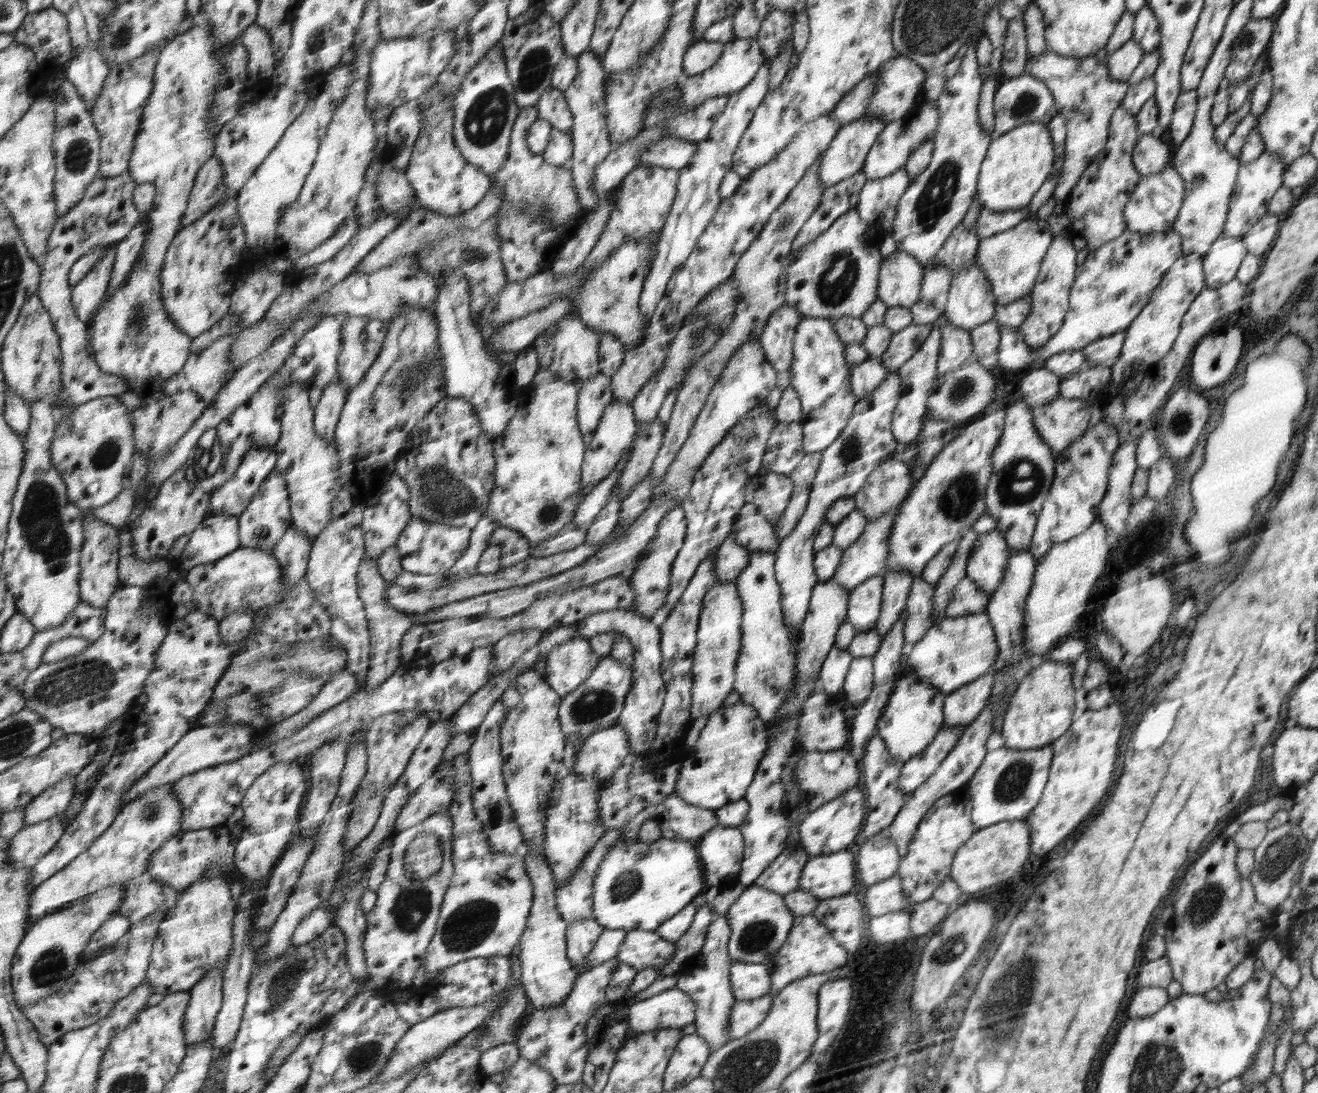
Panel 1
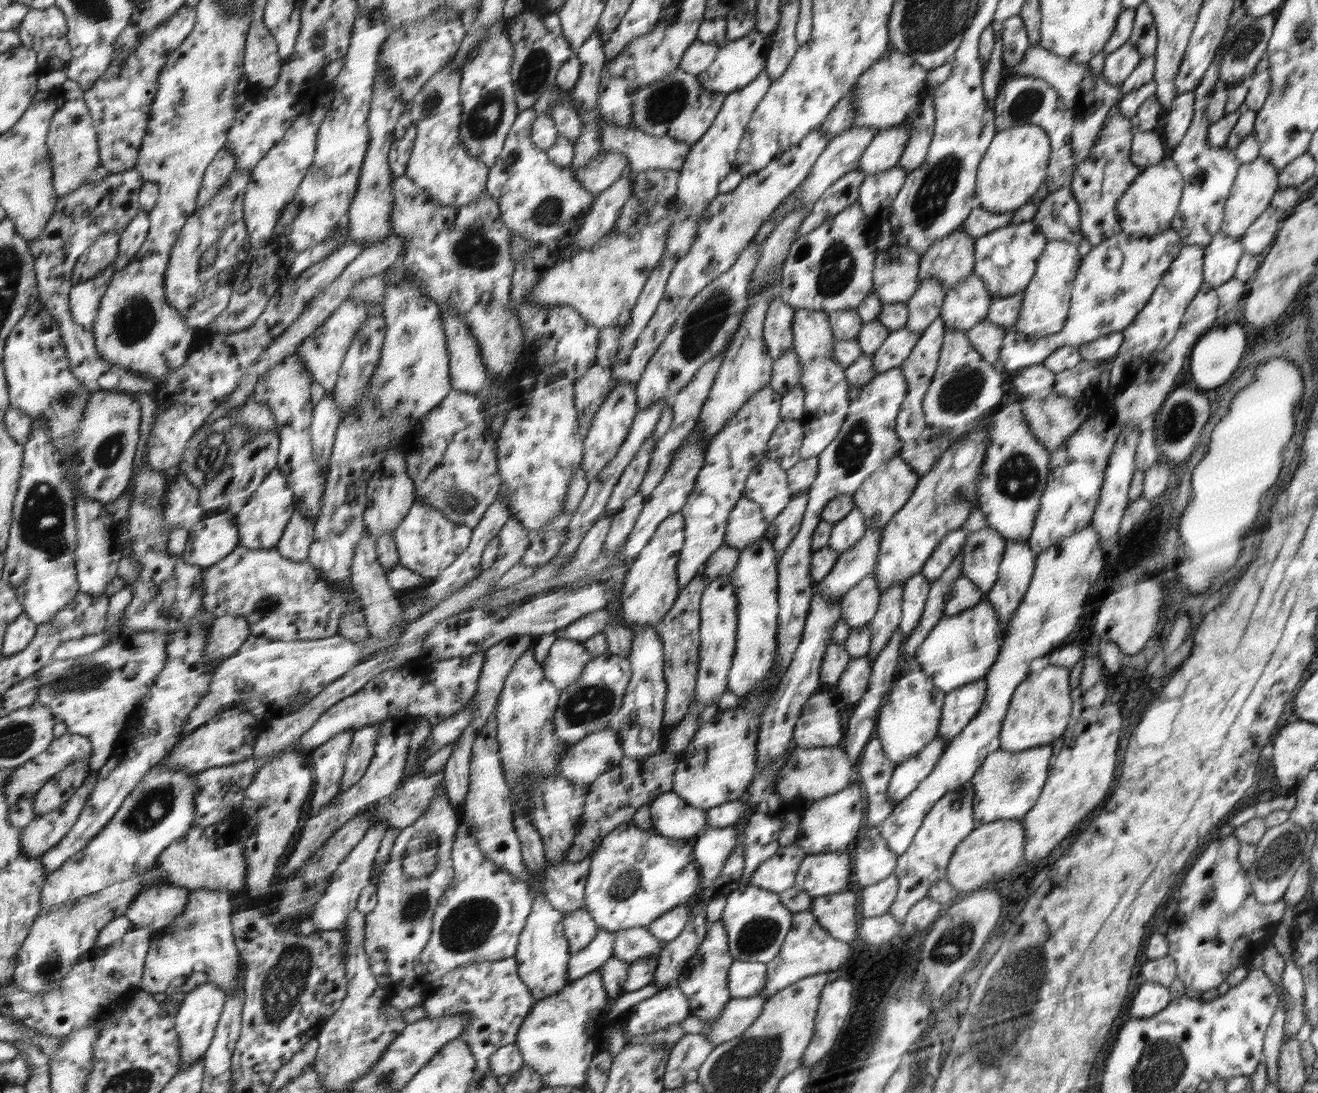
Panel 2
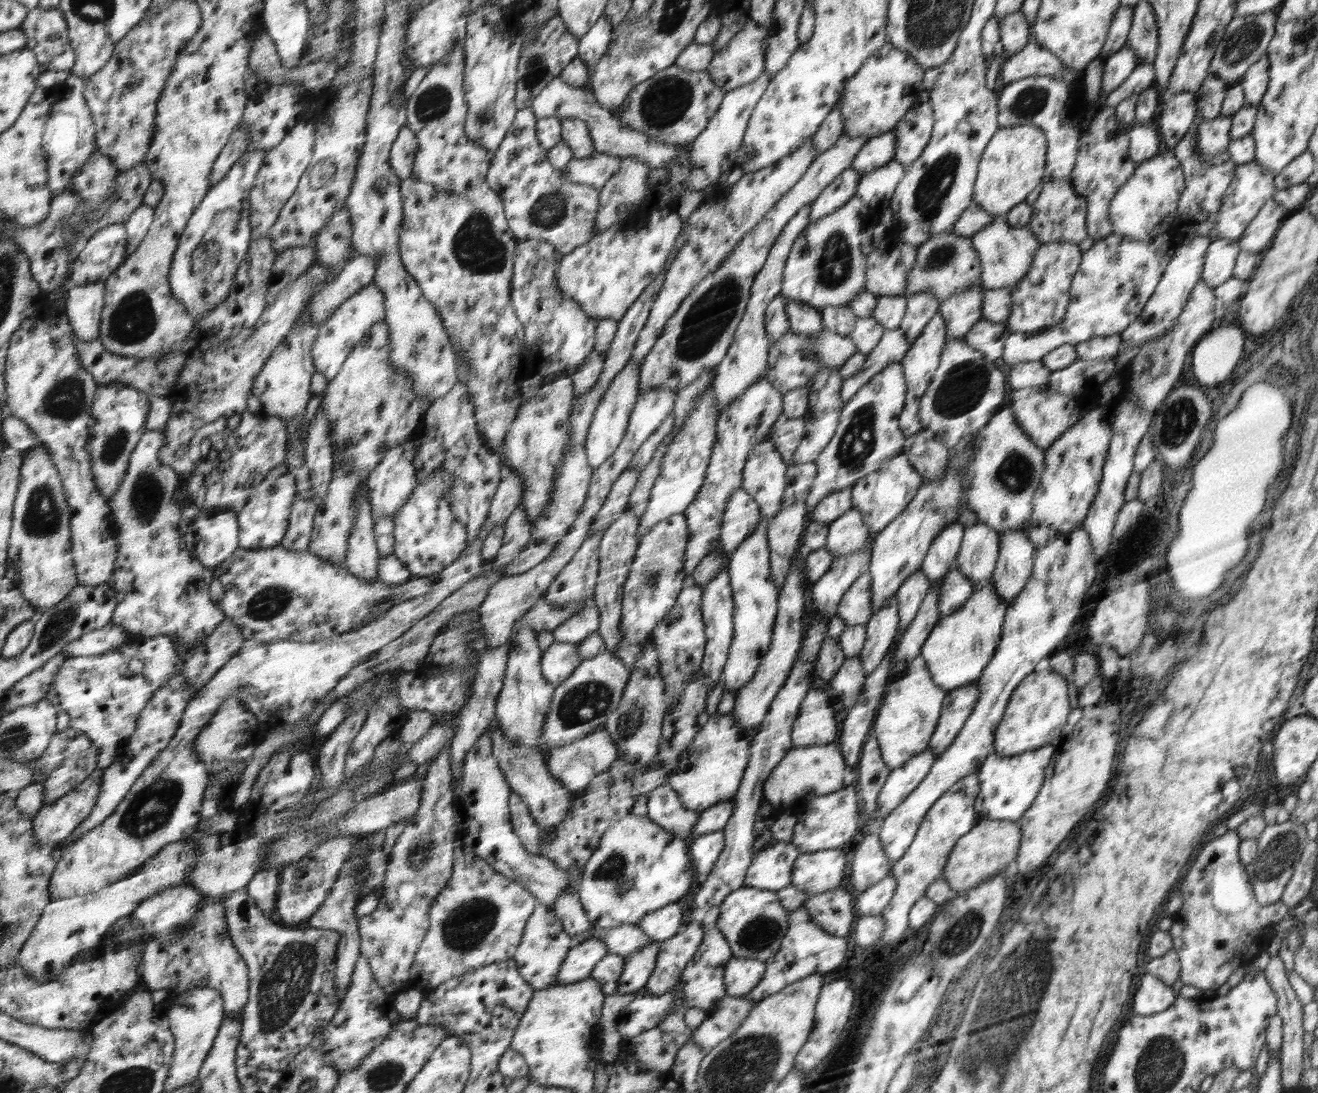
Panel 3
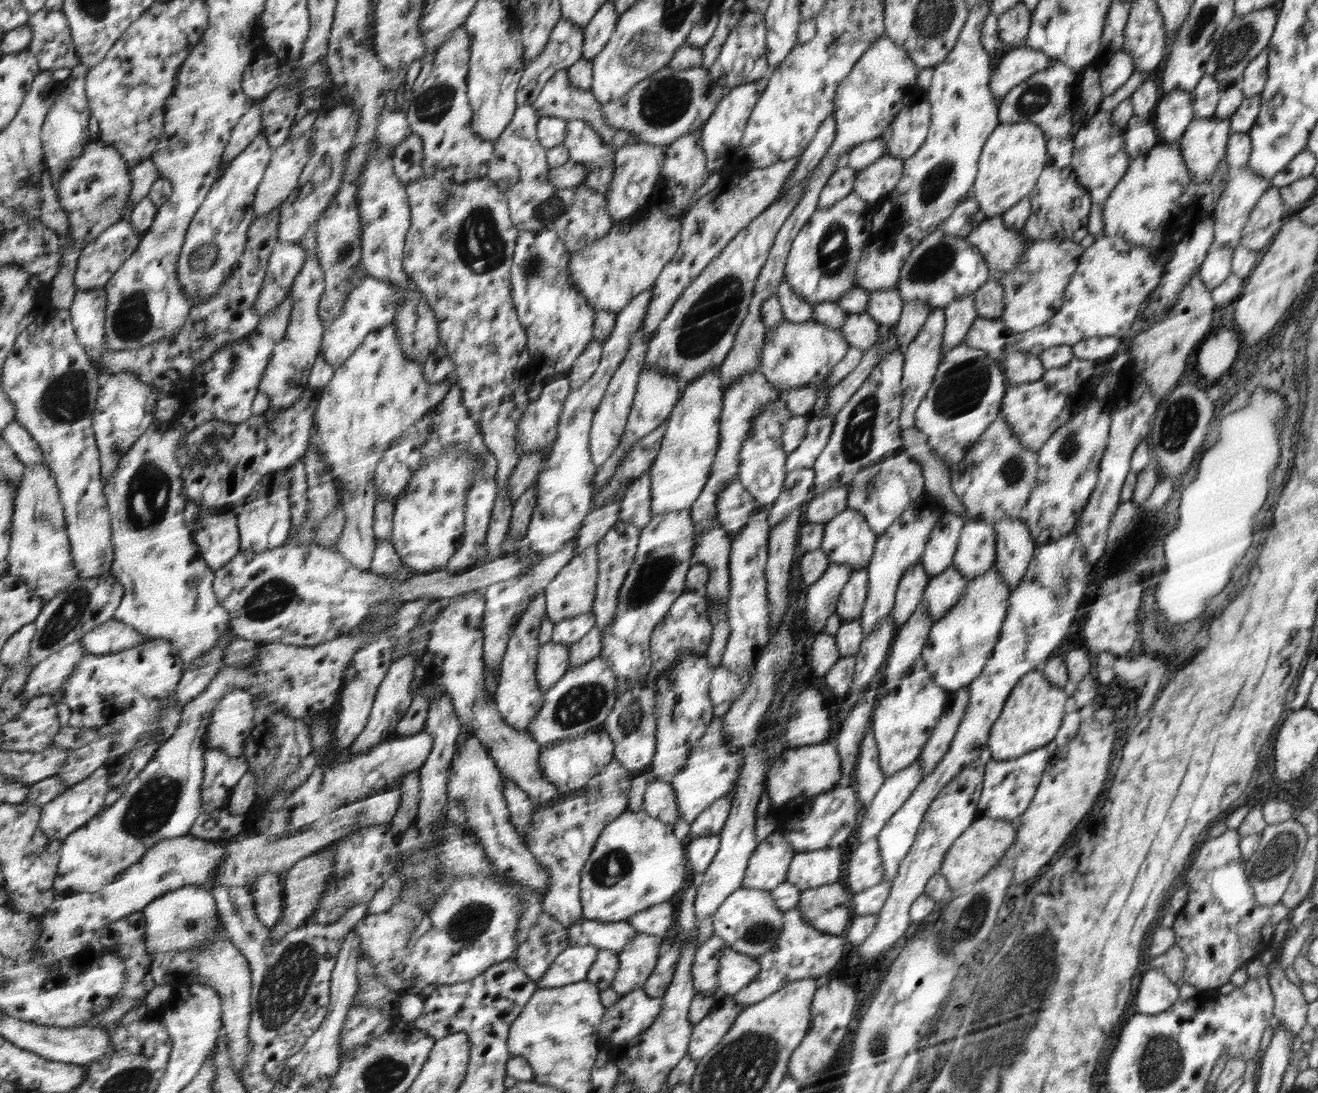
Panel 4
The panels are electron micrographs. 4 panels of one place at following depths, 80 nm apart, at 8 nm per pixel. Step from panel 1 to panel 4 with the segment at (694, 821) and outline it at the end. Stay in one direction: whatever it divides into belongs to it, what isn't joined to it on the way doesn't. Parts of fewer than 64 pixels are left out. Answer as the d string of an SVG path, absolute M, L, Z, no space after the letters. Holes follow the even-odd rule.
M654 780L648 784L643 809L652 818L658 818L660 822L668 823L670 826L677 826L684 821L677 809L676 793L668 782Z

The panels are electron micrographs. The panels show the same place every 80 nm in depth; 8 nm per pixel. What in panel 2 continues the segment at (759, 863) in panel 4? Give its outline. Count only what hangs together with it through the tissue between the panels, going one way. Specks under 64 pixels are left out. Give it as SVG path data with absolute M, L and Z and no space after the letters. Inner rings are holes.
M798 845L781 847L775 856L763 862L751 876L750 885L777 893L784 893L795 886L795 877L806 854Z

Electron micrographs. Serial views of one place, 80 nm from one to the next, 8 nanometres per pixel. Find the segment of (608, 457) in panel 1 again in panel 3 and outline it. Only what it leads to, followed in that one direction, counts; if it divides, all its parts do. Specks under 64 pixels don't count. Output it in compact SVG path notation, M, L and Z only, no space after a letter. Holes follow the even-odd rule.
M630 360L622 372L611 382L607 392L603 394L599 408L595 410L594 420L588 430L585 449L590 465L598 468L618 447L624 439L630 415L637 403L639 392L640 364L633 364Z

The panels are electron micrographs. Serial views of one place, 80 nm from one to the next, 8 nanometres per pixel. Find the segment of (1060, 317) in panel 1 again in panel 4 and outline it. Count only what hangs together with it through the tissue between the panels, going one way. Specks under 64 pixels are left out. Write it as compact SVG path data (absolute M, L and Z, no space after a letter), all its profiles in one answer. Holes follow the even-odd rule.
M1068 239L1031 241L1015 269L999 282L1005 295L1005 309L1000 320L1010 333L1026 333L1049 322L1061 310L1066 286L1084 251L1080 243Z

